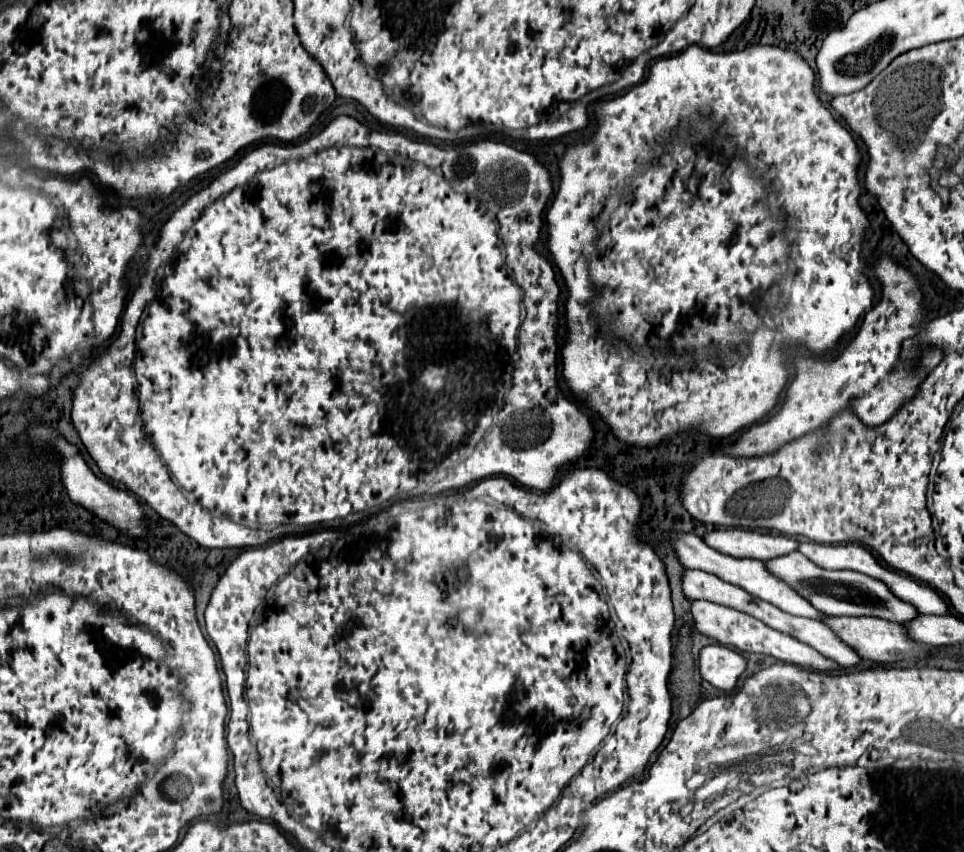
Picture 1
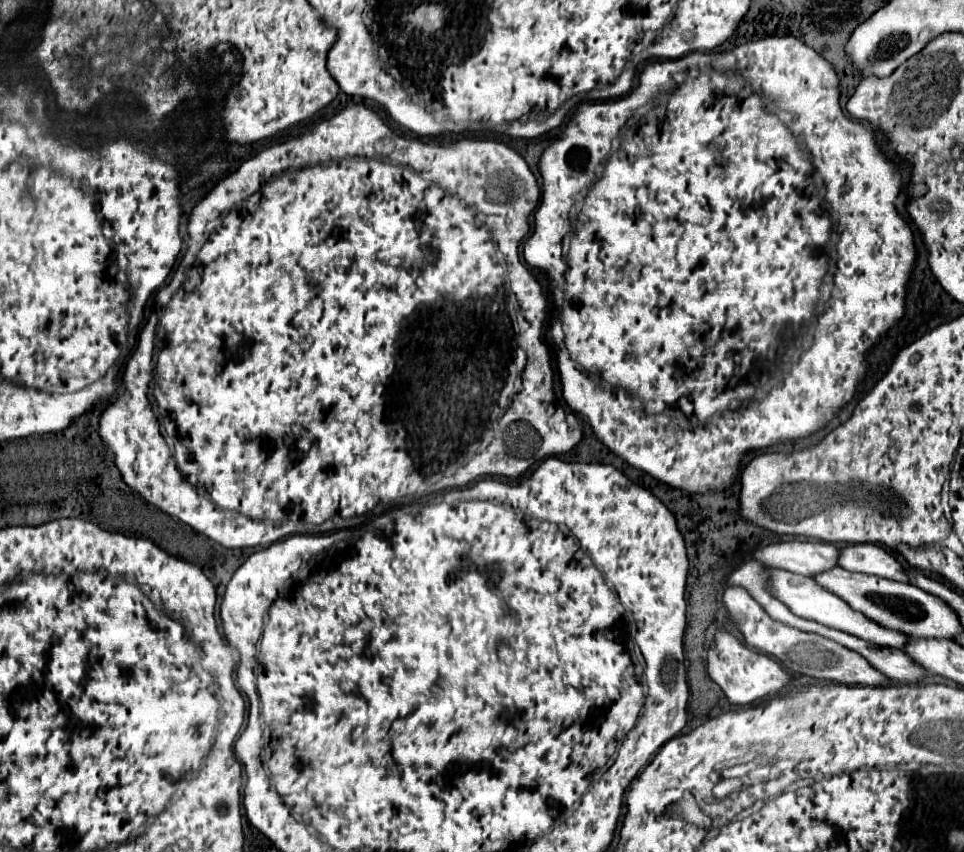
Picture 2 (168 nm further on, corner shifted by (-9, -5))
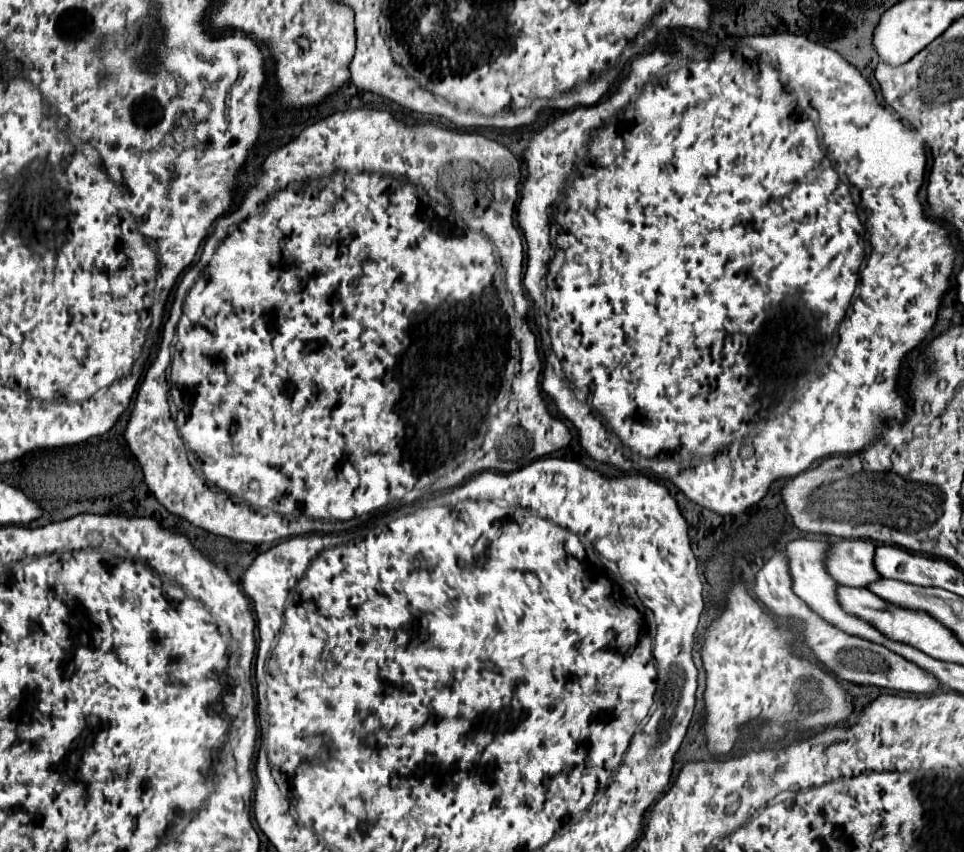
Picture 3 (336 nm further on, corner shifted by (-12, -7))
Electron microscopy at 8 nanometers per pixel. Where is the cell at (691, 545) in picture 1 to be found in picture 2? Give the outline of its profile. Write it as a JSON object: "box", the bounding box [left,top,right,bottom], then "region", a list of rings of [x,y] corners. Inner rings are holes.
{"box":[768,569,908,649],"region":[[[770,569],[768,575],[770,575],[770,585],[768,585],[770,587],[770,593],[774,597],[778,597],[782,603],[786,603],[790,607],[790,611],[794,611],[798,617],[804,617],[804,619],[822,623],[826,627],[834,627],[838,631],[846,631],[850,635],[856,635],[856,637],[866,639],[866,641],[876,643],[876,645],[886,645],[886,647],[898,647],[900,649],[908,641],[908,637],[904,633],[884,629],[878,623],[866,619],[862,613],[852,611],[842,599],[838,599],[830,591],[822,589],[820,585],[816,585],[814,579],[810,579],[810,577],[796,575],[796,573],[790,573],[790,571],[784,571],[784,569]]]}

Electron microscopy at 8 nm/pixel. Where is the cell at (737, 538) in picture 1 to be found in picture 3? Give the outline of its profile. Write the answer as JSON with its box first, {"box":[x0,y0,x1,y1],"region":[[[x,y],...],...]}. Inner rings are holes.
{"box":[827,539,881,587],"region":[[[845,539],[833,545],[831,553],[829,553],[829,561],[827,561],[827,569],[829,573],[843,585],[849,587],[869,587],[873,581],[879,581],[881,575],[875,571],[873,565],[873,553],[875,553],[877,545],[873,541],[865,541],[865,539]]]}

